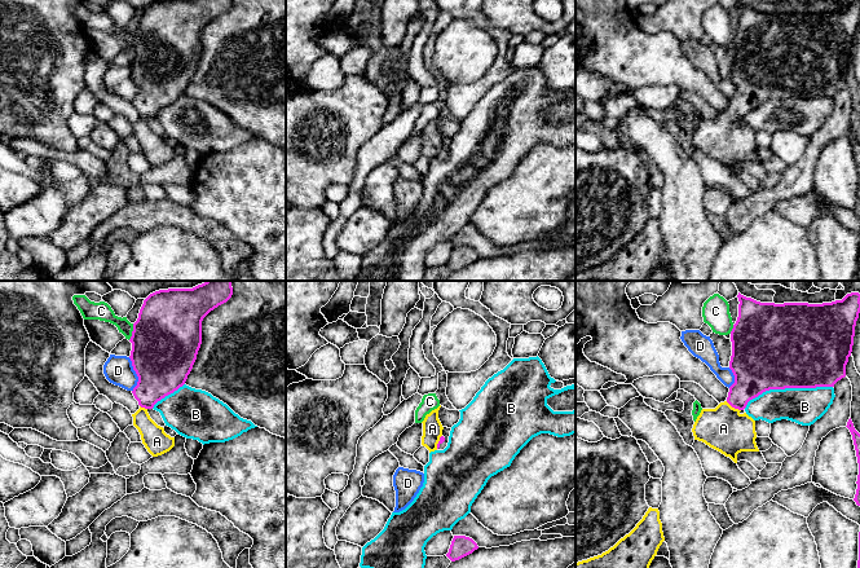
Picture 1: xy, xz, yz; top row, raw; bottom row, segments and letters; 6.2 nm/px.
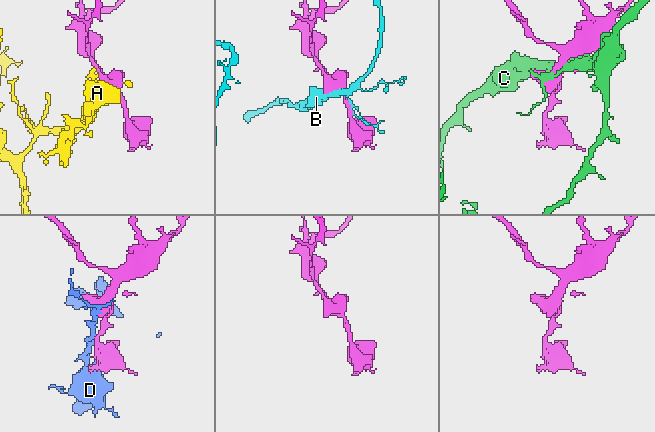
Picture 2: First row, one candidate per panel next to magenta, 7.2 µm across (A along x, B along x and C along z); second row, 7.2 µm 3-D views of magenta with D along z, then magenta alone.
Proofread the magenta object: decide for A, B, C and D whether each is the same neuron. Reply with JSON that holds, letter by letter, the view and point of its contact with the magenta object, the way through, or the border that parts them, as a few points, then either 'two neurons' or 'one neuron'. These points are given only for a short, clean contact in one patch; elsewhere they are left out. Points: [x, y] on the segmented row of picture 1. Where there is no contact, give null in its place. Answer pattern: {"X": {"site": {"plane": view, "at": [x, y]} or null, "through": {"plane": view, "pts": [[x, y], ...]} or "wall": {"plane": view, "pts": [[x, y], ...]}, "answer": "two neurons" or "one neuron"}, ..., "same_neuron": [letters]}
{"A": {"site": {"plane": "yz", "at": [733, 406]}, "through": {"plane": "yz", "pts": [[754, 373], [733, 406], [726, 415], [723, 428]]}, "answer": "one neuron"}, "B": {"site": {"plane": "yz", "at": [786, 387]}, "answer": "two neurons"}, "C": {"site": {"plane": "xy", "at": [132, 331]}, "answer": "two neurons"}, "D": {"site": {"plane": "xy", "at": [136, 373]}, "wall": {"plane": "xy", "pts": [[128, 357], [137, 377], [137, 384], [132, 391]]}, "answer": "two neurons"}, "same_neuron": ["A"]}

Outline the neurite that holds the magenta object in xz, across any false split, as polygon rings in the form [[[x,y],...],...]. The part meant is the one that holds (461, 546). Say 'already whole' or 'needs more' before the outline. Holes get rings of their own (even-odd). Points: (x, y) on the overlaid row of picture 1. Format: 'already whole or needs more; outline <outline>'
already whole; outline [[[454,536],[449,552],[446,556],[451,560],[459,560],[469,554],[472,554],[475,550],[477,550],[477,543],[466,536]]]

